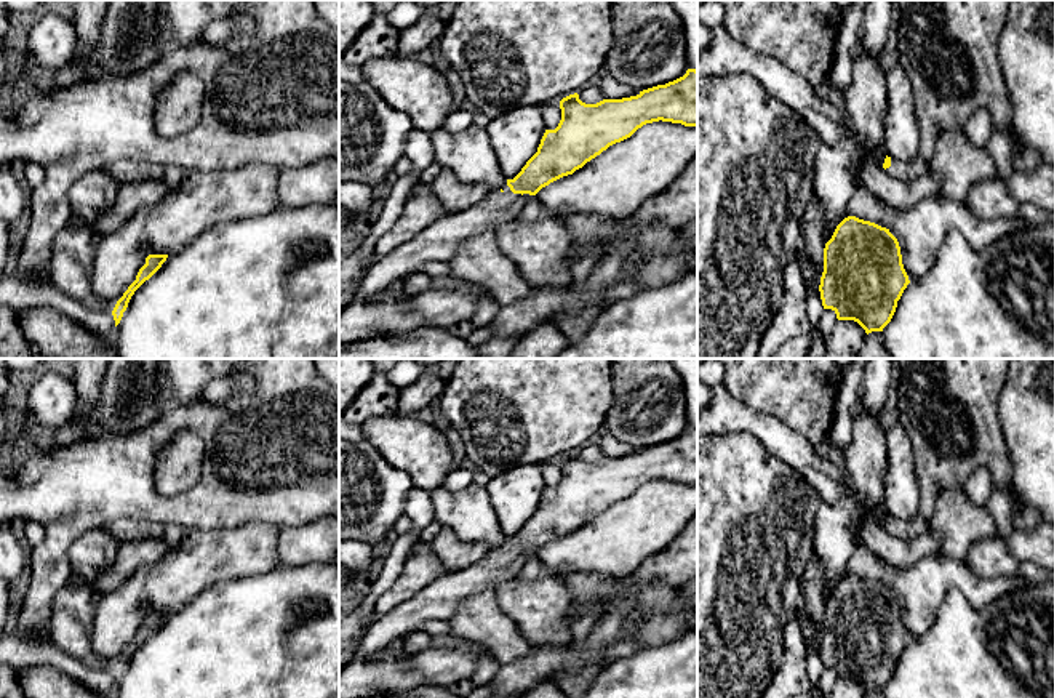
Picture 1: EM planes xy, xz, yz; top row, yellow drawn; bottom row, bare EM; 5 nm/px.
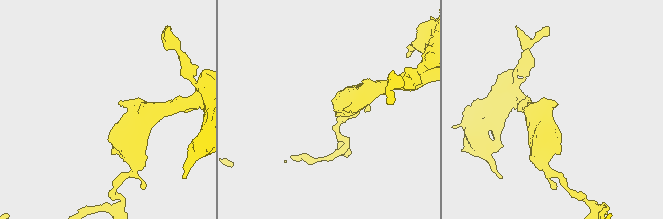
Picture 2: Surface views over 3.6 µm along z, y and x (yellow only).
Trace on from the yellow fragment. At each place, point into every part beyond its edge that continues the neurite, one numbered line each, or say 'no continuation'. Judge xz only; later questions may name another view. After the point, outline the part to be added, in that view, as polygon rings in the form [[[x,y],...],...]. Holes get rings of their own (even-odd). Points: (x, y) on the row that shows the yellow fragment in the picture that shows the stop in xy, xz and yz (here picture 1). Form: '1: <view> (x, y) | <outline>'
1: xz (440, 240) | [[[505,183],[502,191],[489,192],[475,207],[433,221],[414,239],[384,251],[382,258],[368,267],[355,301],[373,301],[393,282],[406,279],[427,263],[449,263],[464,242],[517,215],[521,205],[523,195],[513,194]]]

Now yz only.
1: yz (899, 170) | [[[916,157],[913,162],[902,162],[891,158],[891,166],[884,171],[896,179],[916,179],[928,170],[928,162]]]

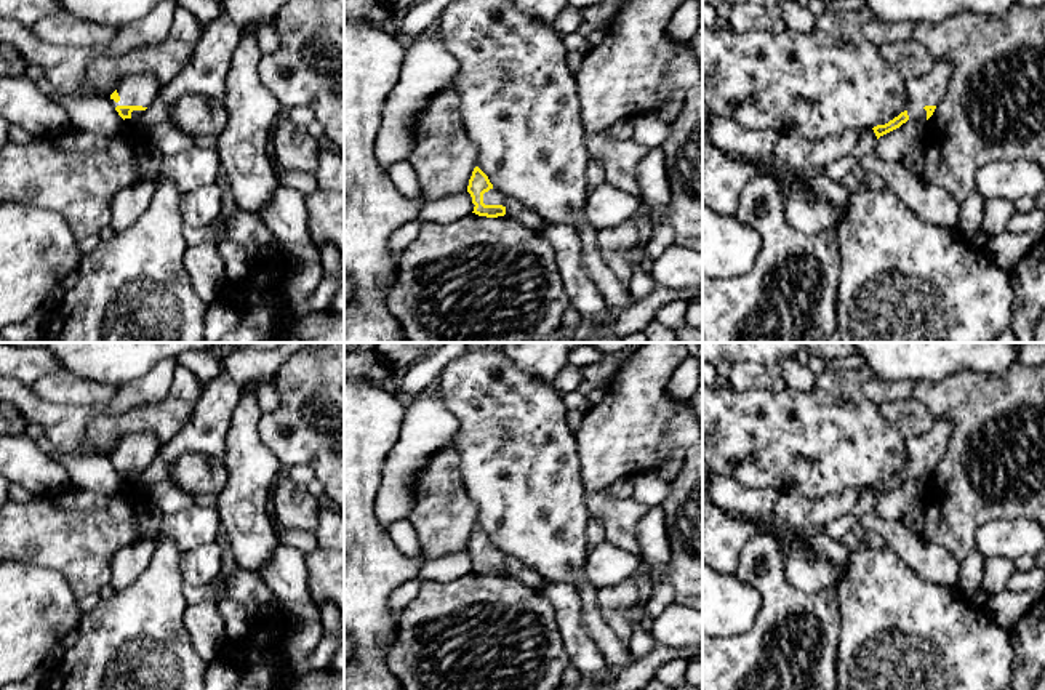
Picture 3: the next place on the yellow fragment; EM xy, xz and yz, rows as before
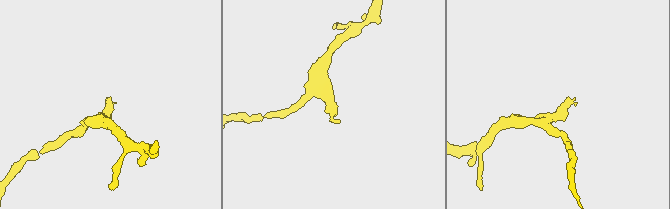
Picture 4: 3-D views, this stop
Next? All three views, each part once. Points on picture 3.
1: xy (143, 88) | [[[141,72],[125,77],[118,86],[117,93],[120,101],[110,99],[112,107],[117,106],[142,106],[149,107],[160,96],[162,82],[152,72]]]

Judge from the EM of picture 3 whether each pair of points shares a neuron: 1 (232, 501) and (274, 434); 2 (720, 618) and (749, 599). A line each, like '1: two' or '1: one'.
1: two
2: one

